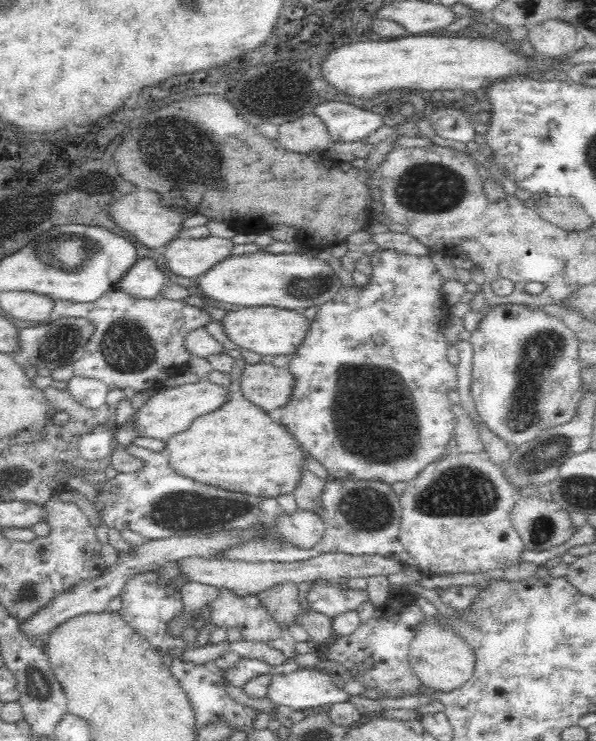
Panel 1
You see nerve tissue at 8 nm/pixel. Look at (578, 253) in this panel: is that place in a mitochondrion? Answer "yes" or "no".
no

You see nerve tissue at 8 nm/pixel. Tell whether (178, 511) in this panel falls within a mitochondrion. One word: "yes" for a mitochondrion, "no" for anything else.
yes

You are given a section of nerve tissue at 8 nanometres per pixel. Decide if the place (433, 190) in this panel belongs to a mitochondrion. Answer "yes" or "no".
yes

